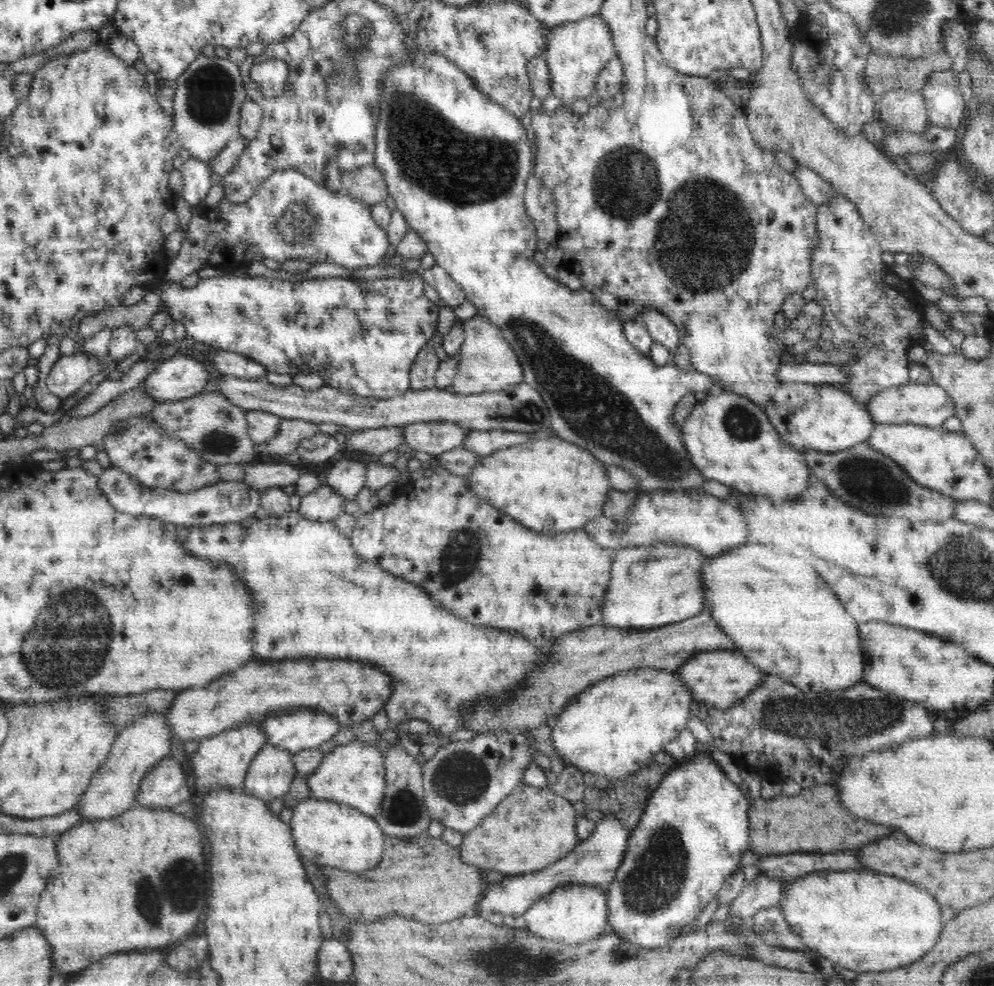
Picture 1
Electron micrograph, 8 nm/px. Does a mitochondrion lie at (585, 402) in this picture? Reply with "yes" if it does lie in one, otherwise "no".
yes

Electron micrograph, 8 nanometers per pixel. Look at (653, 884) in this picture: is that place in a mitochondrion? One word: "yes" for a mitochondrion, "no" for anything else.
yes

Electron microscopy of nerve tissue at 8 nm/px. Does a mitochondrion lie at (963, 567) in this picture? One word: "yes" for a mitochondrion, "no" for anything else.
yes

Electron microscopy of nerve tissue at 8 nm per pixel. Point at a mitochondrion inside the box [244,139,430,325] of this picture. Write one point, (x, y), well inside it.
(294, 227)

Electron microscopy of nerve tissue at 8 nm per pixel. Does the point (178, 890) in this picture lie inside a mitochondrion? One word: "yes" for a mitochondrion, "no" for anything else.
yes

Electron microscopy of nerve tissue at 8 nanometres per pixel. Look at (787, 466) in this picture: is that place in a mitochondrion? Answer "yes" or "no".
no

